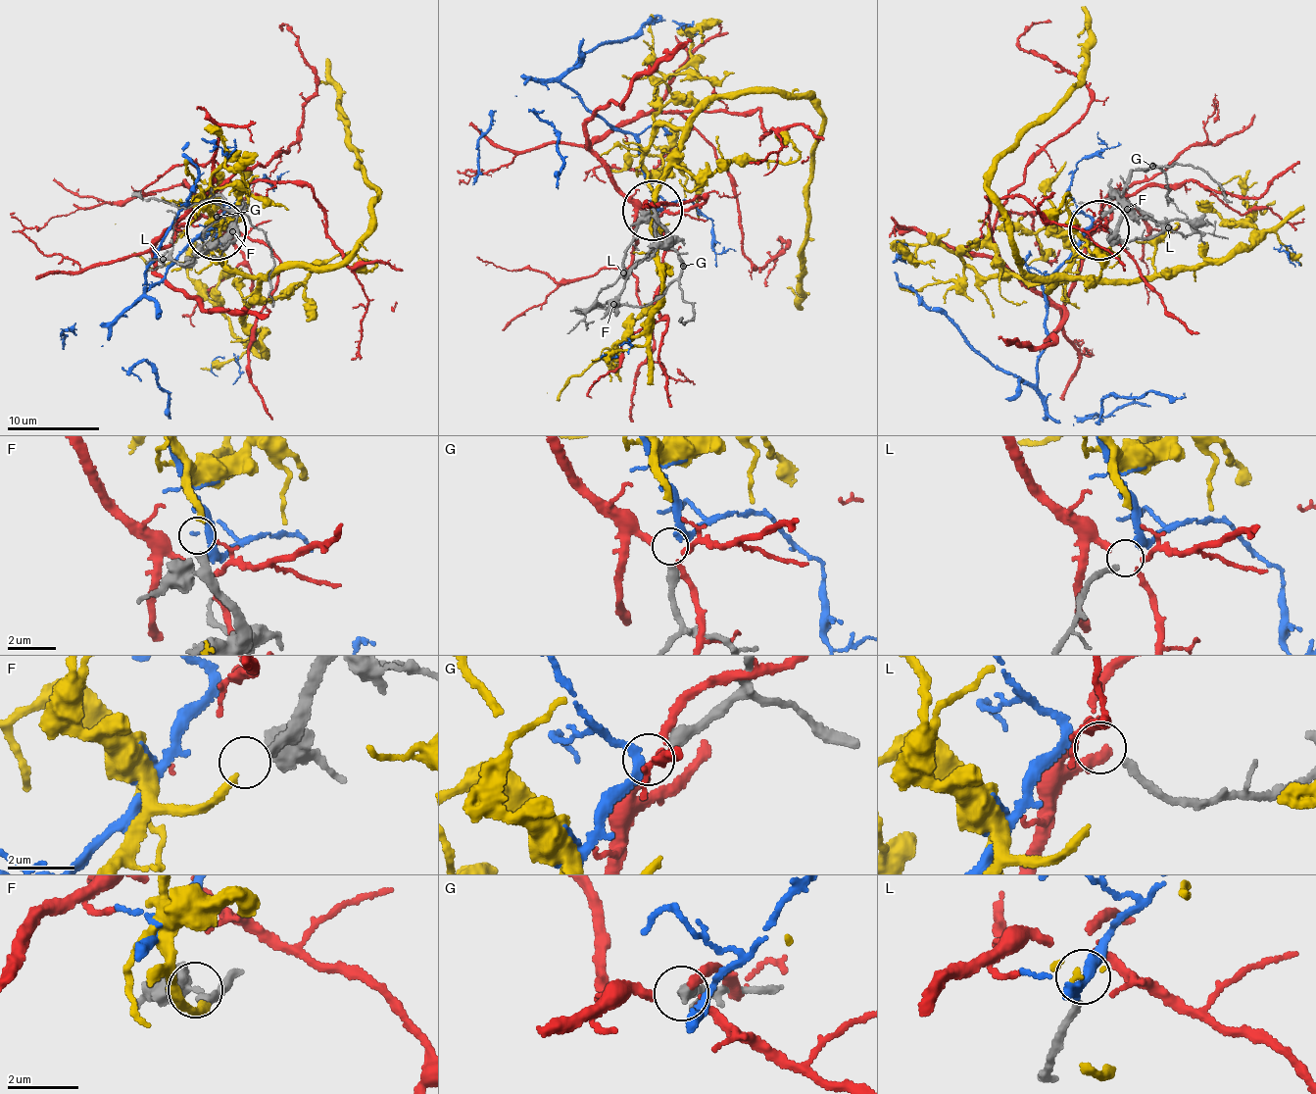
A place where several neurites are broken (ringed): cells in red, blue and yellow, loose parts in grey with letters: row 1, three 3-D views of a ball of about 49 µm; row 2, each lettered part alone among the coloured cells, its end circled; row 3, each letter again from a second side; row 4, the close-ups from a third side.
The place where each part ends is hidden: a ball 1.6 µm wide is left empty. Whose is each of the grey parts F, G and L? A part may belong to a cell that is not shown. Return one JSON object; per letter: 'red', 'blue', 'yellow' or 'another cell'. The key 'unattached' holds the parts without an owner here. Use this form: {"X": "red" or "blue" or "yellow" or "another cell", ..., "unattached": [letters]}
{"F": "yellow", "G": "another cell", "L": "blue", "unattached": ["G"]}

